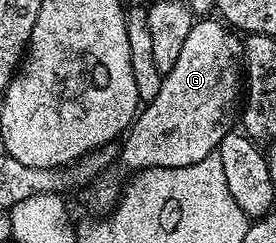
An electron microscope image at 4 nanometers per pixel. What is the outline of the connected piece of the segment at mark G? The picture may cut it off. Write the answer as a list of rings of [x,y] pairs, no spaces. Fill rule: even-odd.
[[[210,17],[197,20],[184,39],[176,64],[172,71],[162,78],[160,92],[137,114],[119,148],[119,162],[130,169],[141,172],[152,167],[186,167],[211,156],[223,141],[224,135],[233,128],[236,105],[240,97],[240,83],[243,84],[242,60],[244,43],[229,26]]]

